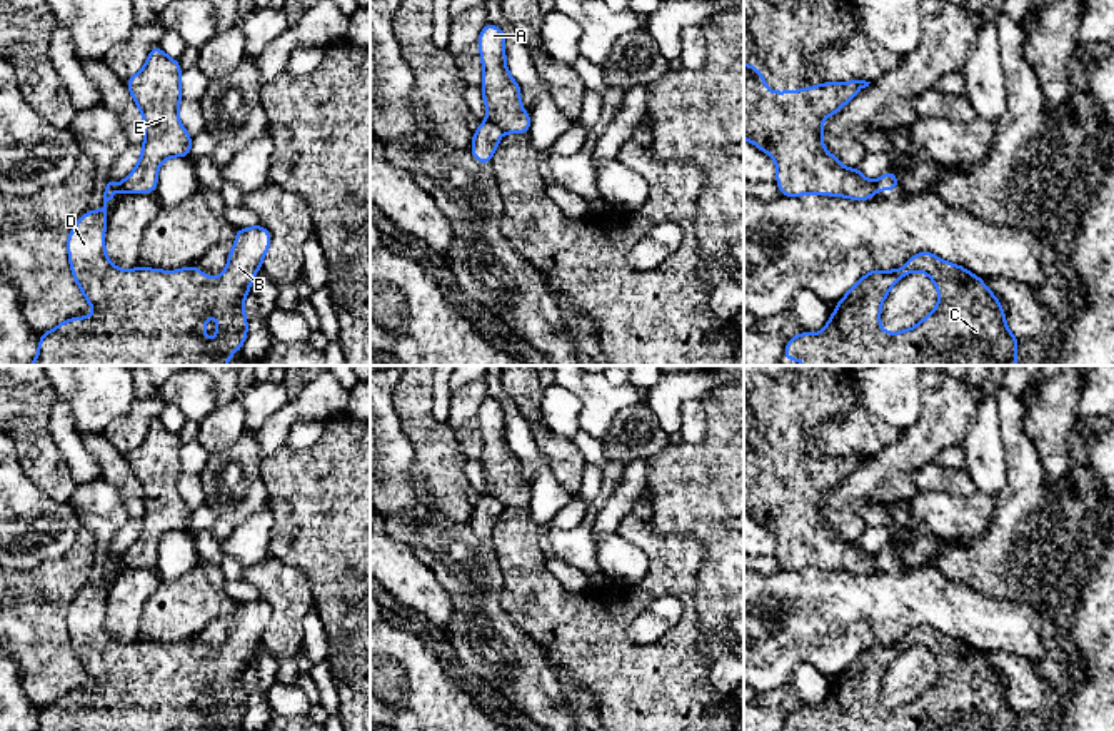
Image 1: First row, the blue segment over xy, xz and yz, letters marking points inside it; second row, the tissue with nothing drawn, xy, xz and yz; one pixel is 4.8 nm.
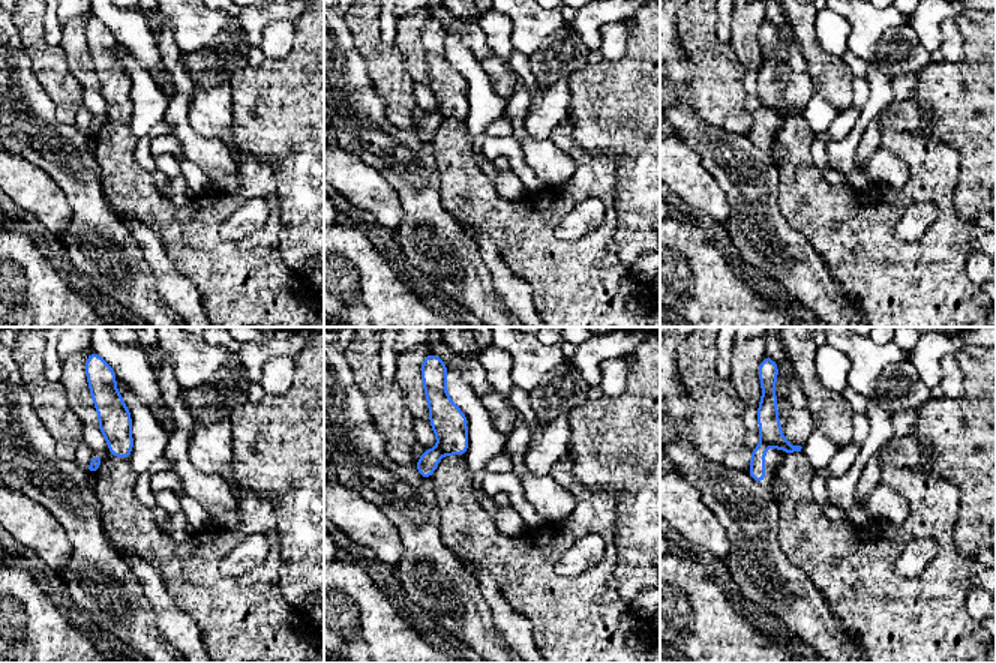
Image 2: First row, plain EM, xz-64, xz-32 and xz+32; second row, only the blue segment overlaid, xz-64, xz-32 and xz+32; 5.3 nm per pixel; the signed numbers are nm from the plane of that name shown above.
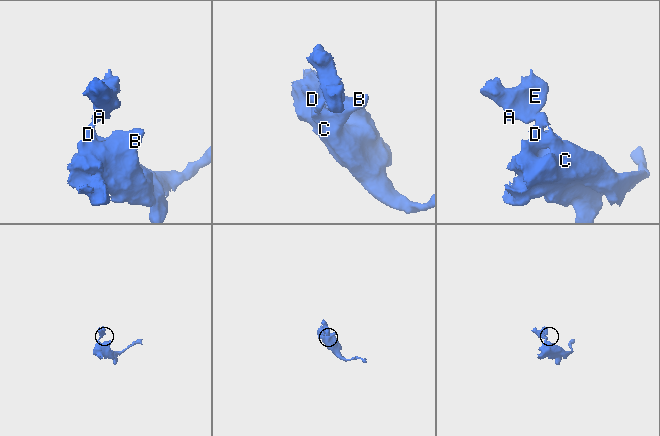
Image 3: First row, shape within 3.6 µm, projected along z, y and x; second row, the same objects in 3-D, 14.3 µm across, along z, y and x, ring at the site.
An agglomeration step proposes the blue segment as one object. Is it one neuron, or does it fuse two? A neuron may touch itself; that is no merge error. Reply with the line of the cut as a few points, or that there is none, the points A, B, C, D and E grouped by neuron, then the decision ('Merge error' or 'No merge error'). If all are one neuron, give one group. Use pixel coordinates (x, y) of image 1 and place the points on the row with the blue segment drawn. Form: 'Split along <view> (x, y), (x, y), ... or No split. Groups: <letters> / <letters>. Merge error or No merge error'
Split along xz (489, 119), (502, 129). Groups: A E / B C D. Merge error

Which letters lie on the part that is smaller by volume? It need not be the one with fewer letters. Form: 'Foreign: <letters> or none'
Foreign: A, E

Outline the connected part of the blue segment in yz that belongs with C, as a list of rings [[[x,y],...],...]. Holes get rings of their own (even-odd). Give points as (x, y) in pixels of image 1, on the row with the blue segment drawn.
[[[922,250],[899,270],[871,269],[837,302],[820,334],[802,330],[789,339],[782,360],[802,360],[805,366],[1017,366],[1017,344],[999,299],[981,277]],[[917,270],[936,284],[939,304],[916,327],[886,334],[879,322],[882,300],[904,275]]]

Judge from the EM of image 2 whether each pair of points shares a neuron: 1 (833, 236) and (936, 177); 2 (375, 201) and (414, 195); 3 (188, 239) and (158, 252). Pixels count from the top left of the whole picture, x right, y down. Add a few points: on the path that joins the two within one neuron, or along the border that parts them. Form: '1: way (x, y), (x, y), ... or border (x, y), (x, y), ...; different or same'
1: way (858, 225), (879, 209), (897, 209), (911, 194); same
2: border (378, 170), (402, 209), (401, 224), (392, 233); different
3: border (143, 222), (158, 237), (171, 264), (186, 278); different

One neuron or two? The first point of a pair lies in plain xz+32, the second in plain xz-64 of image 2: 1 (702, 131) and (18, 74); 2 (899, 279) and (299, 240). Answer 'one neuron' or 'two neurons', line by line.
1: one neuron
2: two neurons

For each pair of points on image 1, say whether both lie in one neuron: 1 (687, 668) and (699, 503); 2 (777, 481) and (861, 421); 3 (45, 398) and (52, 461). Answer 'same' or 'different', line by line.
1: different
2: different
3: same

